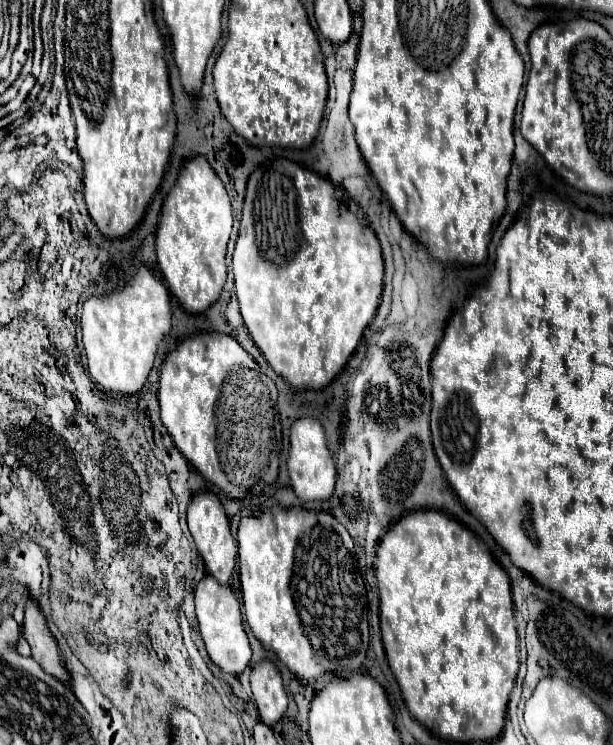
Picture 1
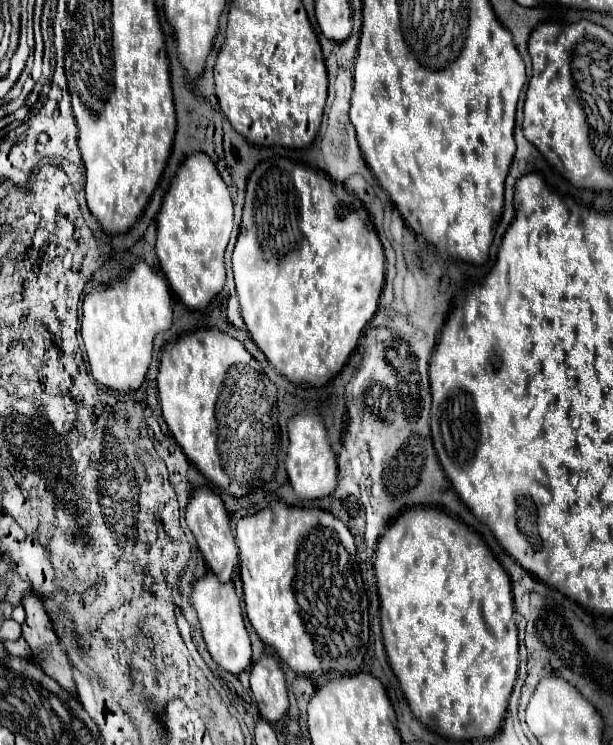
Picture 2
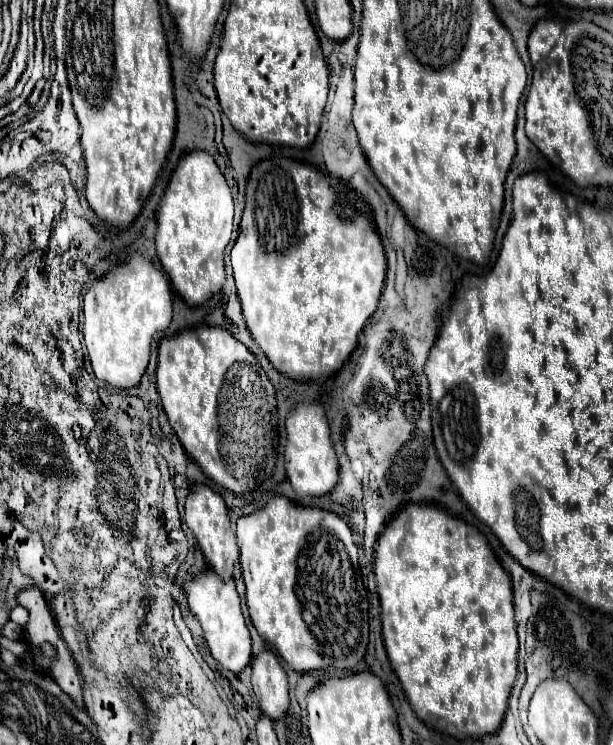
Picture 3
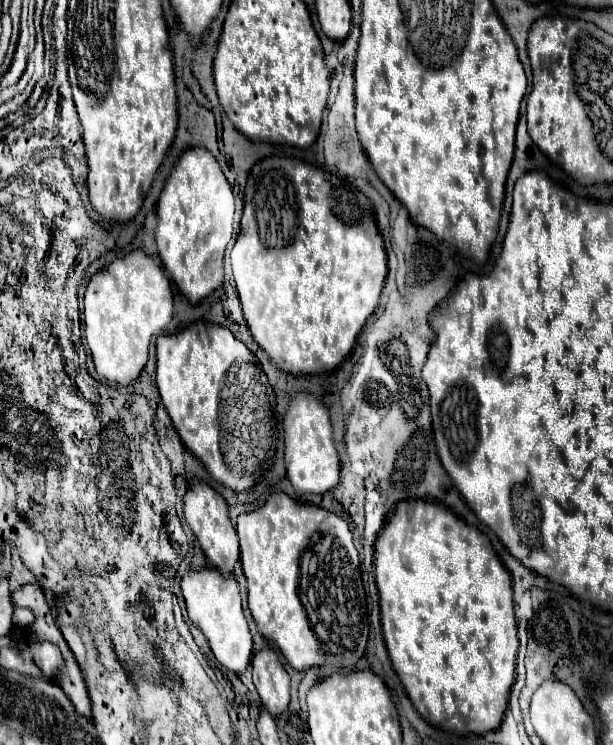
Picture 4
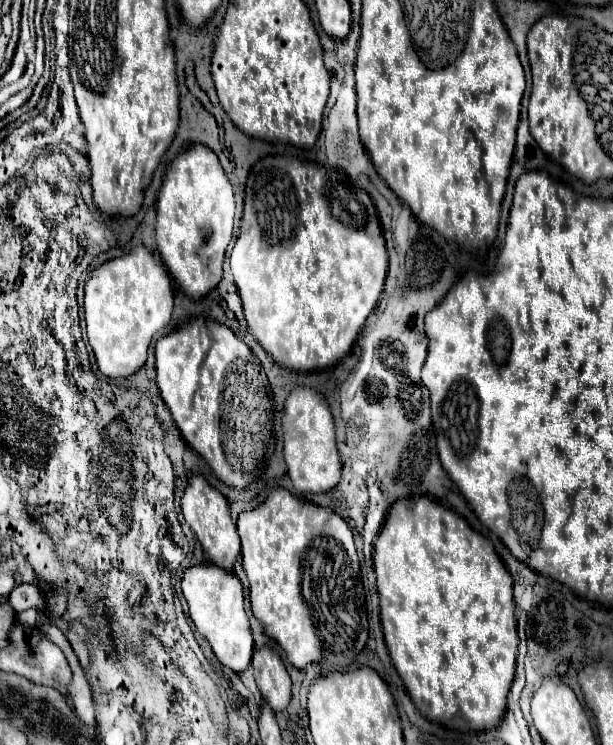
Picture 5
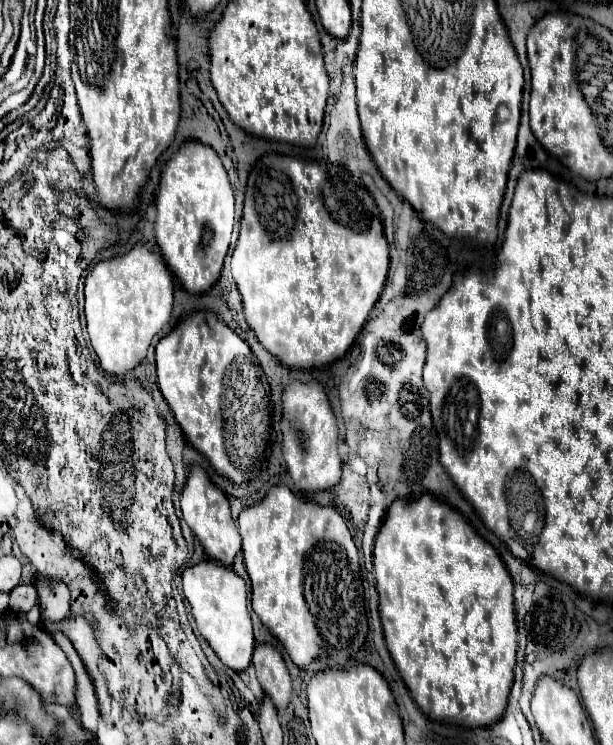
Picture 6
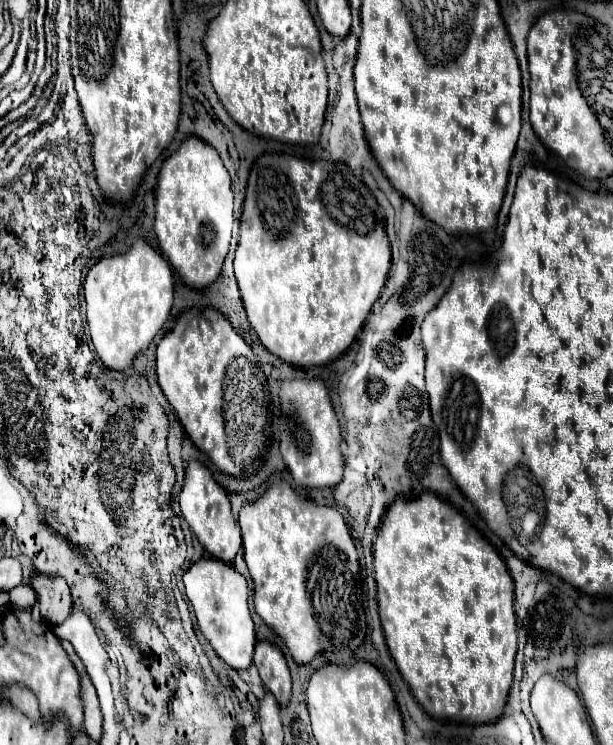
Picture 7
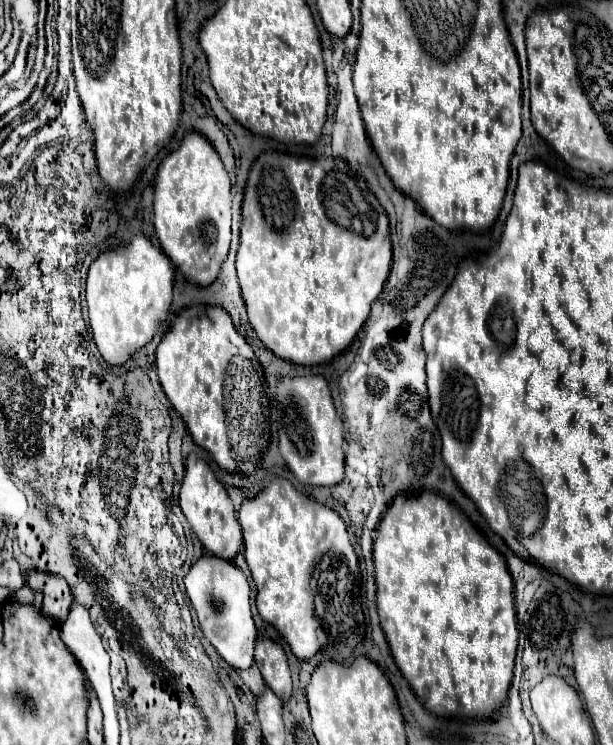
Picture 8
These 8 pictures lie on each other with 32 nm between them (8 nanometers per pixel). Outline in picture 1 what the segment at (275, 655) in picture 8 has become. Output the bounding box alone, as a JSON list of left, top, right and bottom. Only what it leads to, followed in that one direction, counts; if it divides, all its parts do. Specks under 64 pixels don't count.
[250,660,288,728]

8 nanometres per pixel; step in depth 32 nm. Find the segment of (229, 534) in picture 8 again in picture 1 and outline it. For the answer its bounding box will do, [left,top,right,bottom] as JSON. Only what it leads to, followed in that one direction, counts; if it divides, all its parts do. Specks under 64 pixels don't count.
[188,492,238,586]

